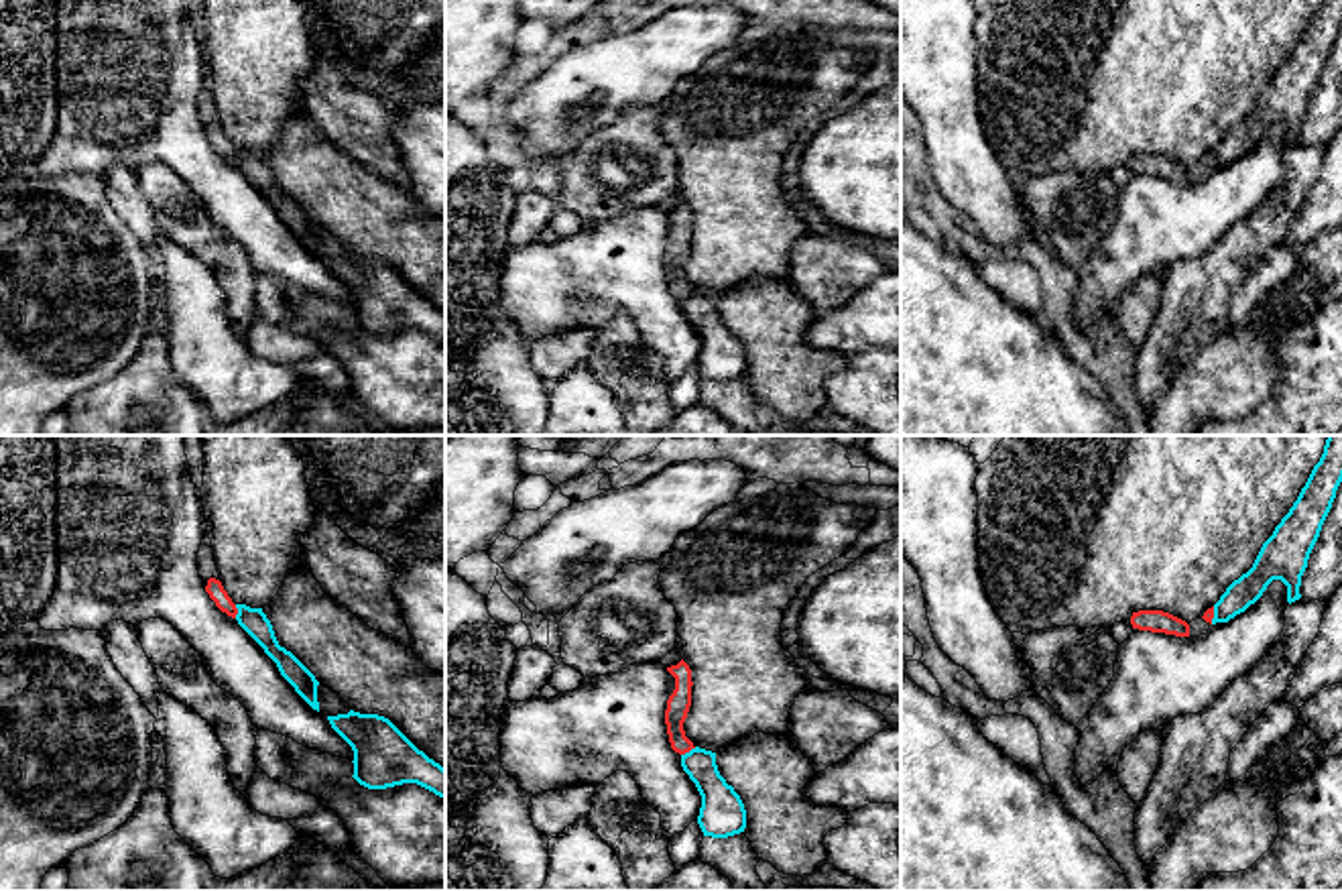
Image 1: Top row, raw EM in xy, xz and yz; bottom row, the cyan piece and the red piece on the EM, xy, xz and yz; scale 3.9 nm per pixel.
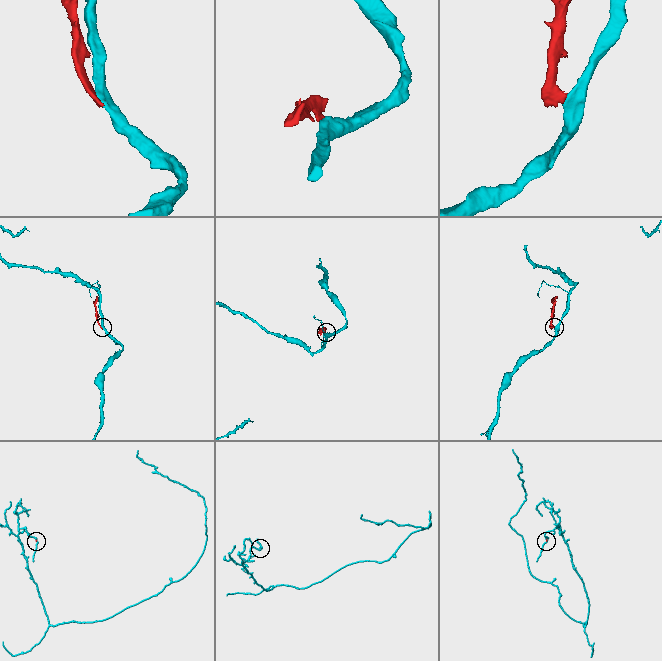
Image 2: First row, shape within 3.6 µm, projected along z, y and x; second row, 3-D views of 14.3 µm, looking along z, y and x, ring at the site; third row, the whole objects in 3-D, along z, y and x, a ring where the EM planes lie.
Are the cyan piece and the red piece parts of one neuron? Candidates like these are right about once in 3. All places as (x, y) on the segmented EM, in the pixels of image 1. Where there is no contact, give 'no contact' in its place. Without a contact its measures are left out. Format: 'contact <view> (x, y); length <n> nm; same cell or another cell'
contact xz (690, 751); length 70 nm; another cell

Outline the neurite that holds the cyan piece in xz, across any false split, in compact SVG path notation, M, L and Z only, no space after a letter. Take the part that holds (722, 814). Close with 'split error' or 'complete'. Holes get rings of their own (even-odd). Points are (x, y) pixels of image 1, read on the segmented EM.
M695 747L681 755L681 767L702 795L697 824L704 836L728 838L744 832L744 804L734 787L720 775L716 753Z; complete

